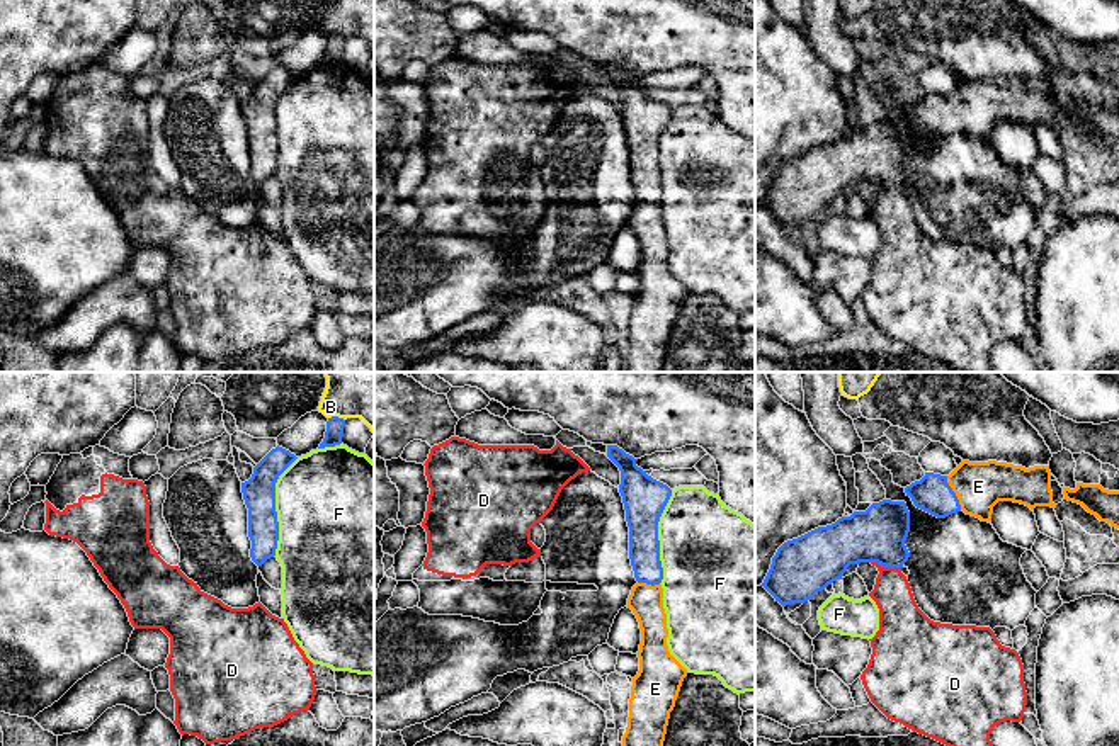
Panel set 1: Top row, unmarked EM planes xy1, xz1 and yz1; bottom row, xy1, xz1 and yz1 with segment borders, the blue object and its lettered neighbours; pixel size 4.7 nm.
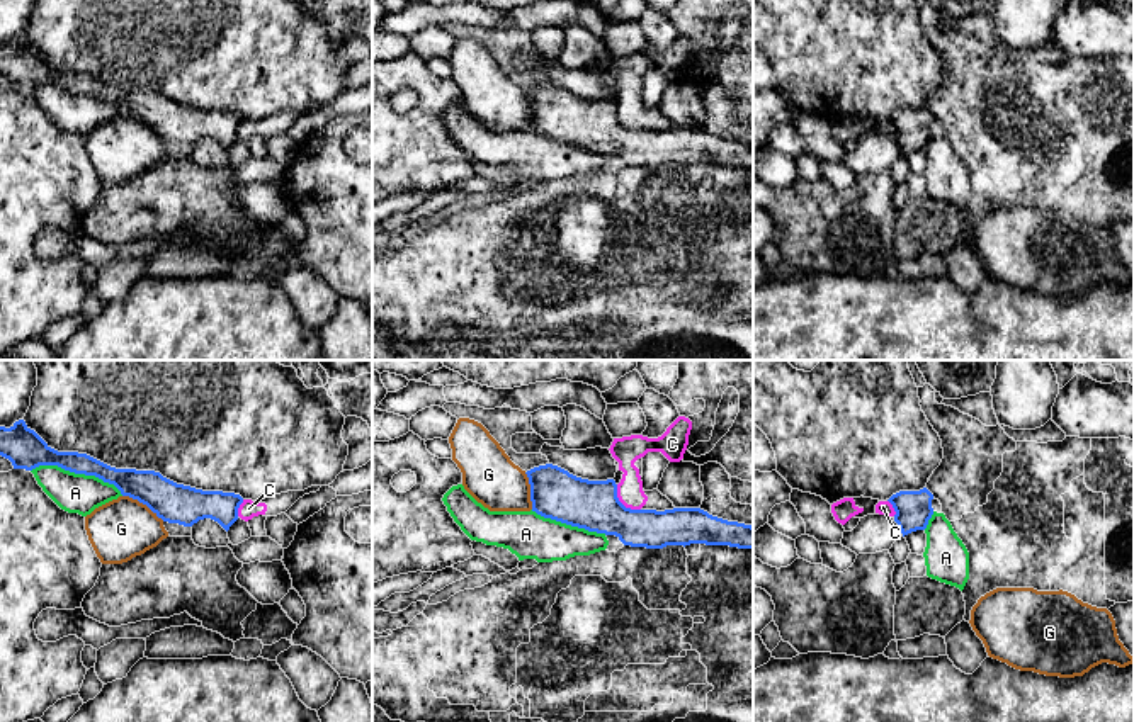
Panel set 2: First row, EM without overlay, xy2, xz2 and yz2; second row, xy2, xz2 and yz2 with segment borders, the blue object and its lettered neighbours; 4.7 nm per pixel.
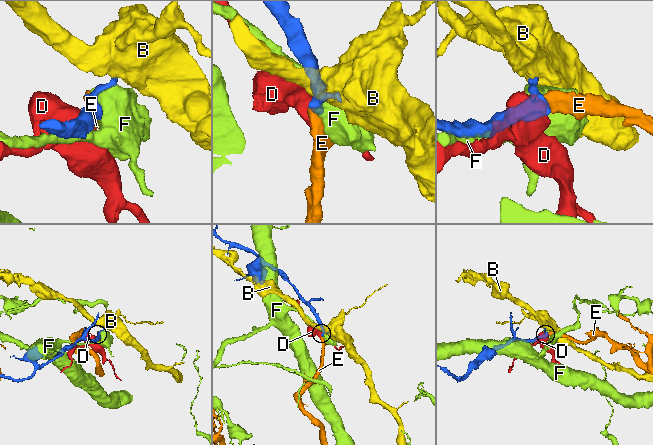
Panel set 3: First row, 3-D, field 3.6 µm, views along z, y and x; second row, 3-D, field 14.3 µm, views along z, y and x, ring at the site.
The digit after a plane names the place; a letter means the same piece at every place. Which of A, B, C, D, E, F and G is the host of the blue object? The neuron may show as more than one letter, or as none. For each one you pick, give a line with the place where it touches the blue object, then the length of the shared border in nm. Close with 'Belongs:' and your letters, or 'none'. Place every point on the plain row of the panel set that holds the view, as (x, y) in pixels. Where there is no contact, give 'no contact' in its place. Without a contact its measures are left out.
E: yz1 (954, 113) | 180 nm
Belongs: E

